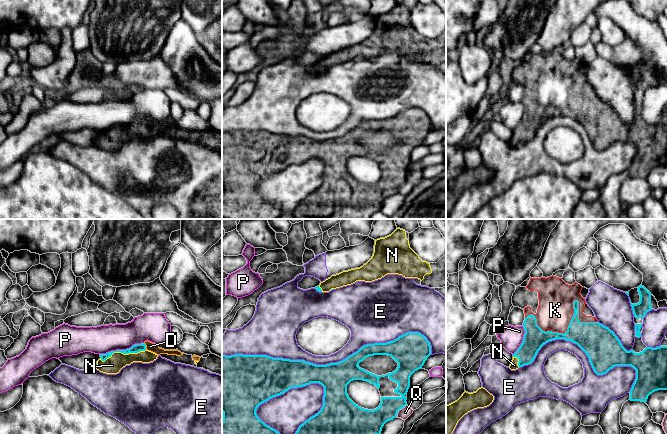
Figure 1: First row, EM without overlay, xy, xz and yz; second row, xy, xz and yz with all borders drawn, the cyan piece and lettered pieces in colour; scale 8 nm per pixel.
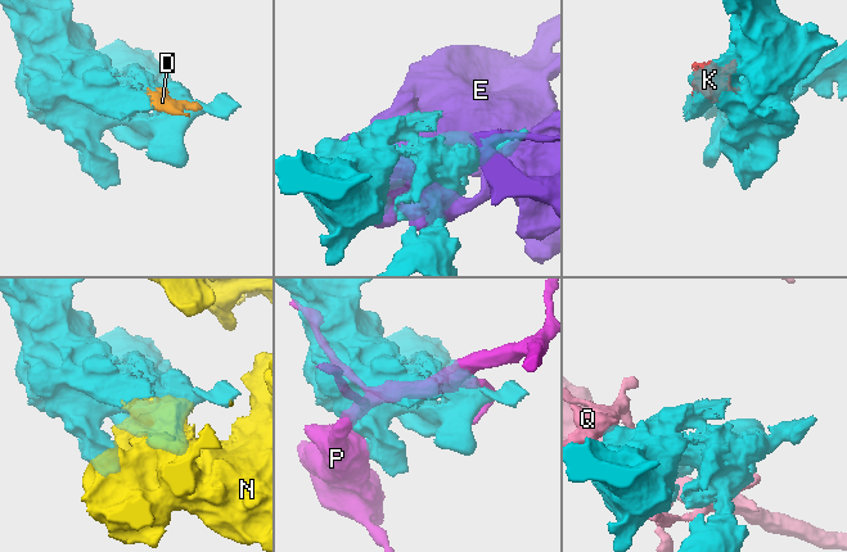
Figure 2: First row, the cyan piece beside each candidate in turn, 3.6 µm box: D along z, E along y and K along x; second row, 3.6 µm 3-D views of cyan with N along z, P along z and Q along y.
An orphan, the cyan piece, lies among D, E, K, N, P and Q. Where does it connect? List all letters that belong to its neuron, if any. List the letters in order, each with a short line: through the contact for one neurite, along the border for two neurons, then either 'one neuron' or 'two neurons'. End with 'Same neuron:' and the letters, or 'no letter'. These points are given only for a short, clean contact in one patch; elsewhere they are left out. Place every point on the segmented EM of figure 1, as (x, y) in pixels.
D: one neuron
E: two neurons
K: one neuron
N: one neuron
P: two neurons
Q: two neurons
Same neuron: D, K, N

